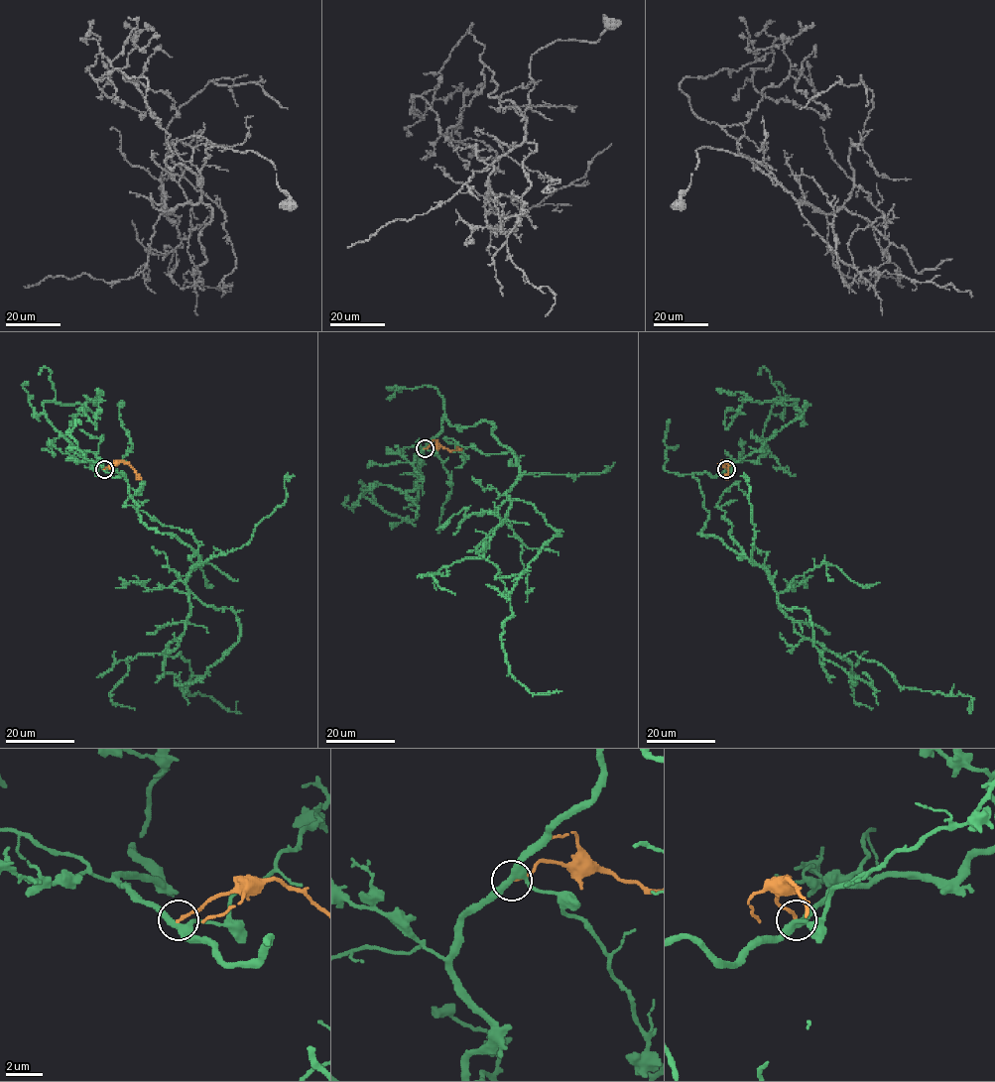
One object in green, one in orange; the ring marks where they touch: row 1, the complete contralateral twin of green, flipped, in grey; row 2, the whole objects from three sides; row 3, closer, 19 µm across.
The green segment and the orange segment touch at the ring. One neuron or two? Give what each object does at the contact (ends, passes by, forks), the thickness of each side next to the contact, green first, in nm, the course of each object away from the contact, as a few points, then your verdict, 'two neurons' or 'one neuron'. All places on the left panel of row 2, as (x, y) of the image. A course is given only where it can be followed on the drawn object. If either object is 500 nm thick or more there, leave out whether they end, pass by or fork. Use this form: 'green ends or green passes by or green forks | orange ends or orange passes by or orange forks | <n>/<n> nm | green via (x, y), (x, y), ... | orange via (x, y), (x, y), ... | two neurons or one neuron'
green forks | orange ends | 340/180 nm | green via (104, 469), (124, 474), (142, 522), (197, 555), (186, 629), (163, 651), (188, 661), (182, 691), (237, 701) | orange via (104, 468), (124, 461), (141, 480) | two neurons

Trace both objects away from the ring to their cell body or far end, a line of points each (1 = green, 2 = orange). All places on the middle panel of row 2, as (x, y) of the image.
1: (425, 449), (444, 416), (511, 450), (483, 556), (509, 598), (509, 672), (558, 691)
2: (425, 449), (430, 445), (450, 450), (461, 449)

